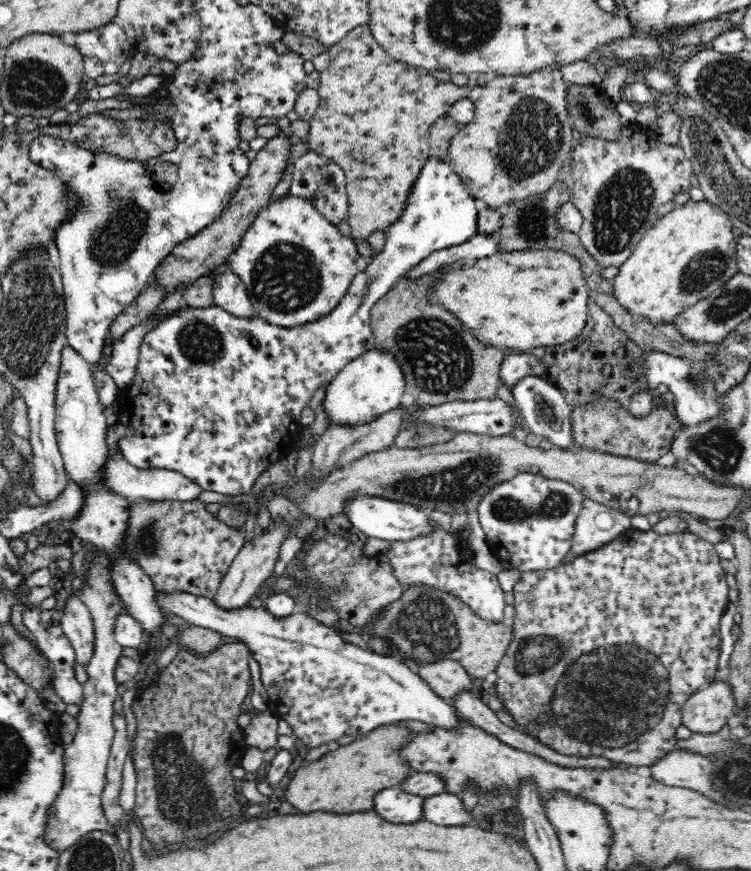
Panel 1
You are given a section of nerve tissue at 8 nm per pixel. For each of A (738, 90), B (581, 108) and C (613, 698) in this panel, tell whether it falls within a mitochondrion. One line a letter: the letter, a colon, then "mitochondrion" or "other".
A: mitochondrion
B: mitochondrion
C: mitochondrion

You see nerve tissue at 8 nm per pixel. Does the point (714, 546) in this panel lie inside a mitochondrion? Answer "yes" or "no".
no

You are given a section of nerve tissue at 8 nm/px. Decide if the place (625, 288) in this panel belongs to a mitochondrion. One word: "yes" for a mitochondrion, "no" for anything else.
no

